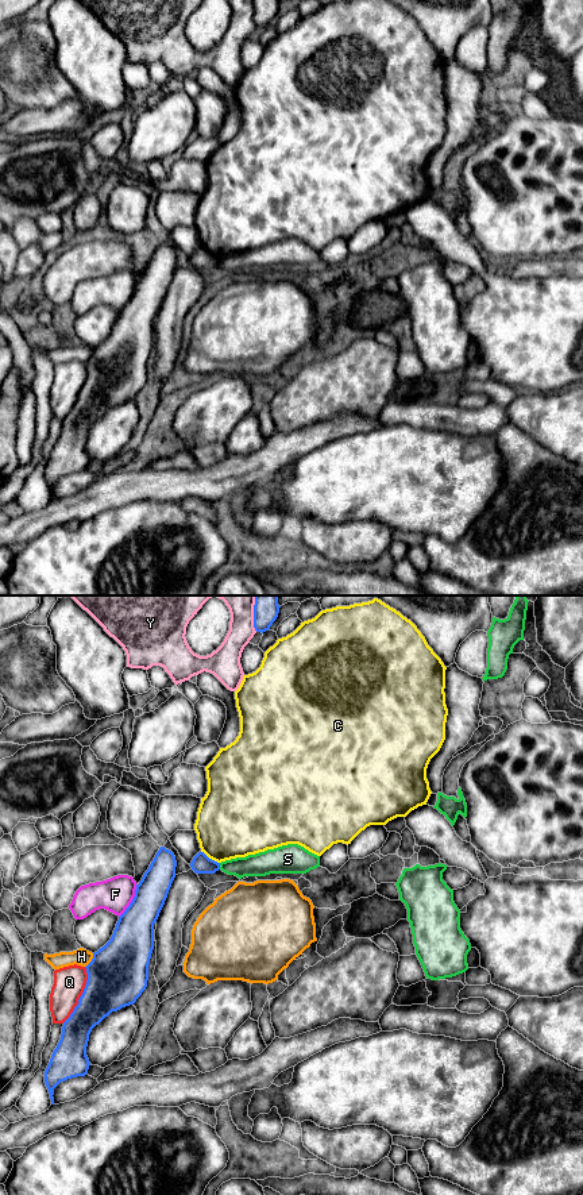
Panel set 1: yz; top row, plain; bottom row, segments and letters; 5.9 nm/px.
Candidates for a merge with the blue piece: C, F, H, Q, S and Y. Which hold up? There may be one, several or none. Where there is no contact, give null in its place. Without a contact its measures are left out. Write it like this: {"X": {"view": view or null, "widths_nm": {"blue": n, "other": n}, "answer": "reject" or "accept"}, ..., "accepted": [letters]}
{"C": {"view": "yz", "widths_nm": {"blue": 110, "other": 420}, "answer": "reject"}, "F": {"view": "yz", "widths_nm": {"blue": 260, "other": 200}, "answer": "reject"}, "H": {"view": "yz", "widths_nm": {"blue": 360, "other": 100}, "answer": "reject"}, "Q": {"view": "yz", "widths_nm": {"blue": 360, "other": 190}, "answer": "reject"}, "S": {"view": "yz", "widths_nm": {"blue": 110, "other": 140}, "answer": "reject"}, "Y": {"view": "yz", "widths_nm": {"blue": 150, "other": 190}, "answer": "reject"}, "accepted": []}

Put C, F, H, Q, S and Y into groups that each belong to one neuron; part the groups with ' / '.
C / F / H / Q / S / Y

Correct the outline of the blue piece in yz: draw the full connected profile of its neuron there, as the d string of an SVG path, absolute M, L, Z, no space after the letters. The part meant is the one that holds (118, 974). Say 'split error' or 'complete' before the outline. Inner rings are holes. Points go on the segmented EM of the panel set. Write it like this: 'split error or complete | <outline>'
complete | M161 847L135 897L119 917L111 940L93 953L85 967L88 980L78 1005L63 1022L61 1040L45 1071L45 1083L54 1105L54 1088L89 1069L86 1046L92 1029L112 1011L134 1005L147 987L154 949L154 924L175 878L175 856Z

